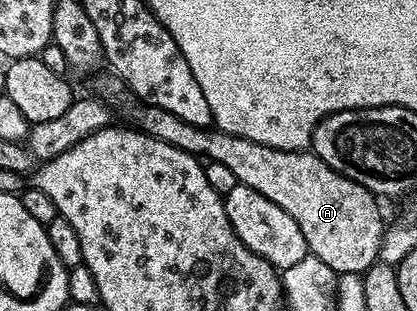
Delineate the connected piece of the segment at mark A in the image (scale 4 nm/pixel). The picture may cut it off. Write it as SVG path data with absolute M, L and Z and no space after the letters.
M112 74L100 76L96 77L96 95L110 109L129 112L134 120L130 121L138 132L146 132L148 136L159 138L206 161L223 162L223 166L228 166L235 173L238 184L251 186L251 190L263 194L263 198L271 198L275 206L283 206L283 210L299 222L299 230L303 230L311 255L319 258L319 262L327 262L338 277L362 275L372 264L378 263L387 220L381 217L378 197L367 190L367 186L359 186L359 182L339 174L339 170L331 170L331 166L327 166L327 162L311 150L275 150L271 146L262 146L260 142L221 132L215 126L191 126L191 122L183 122L183 118L175 118L175 114L159 110L159 106L141 103L119 77Z

